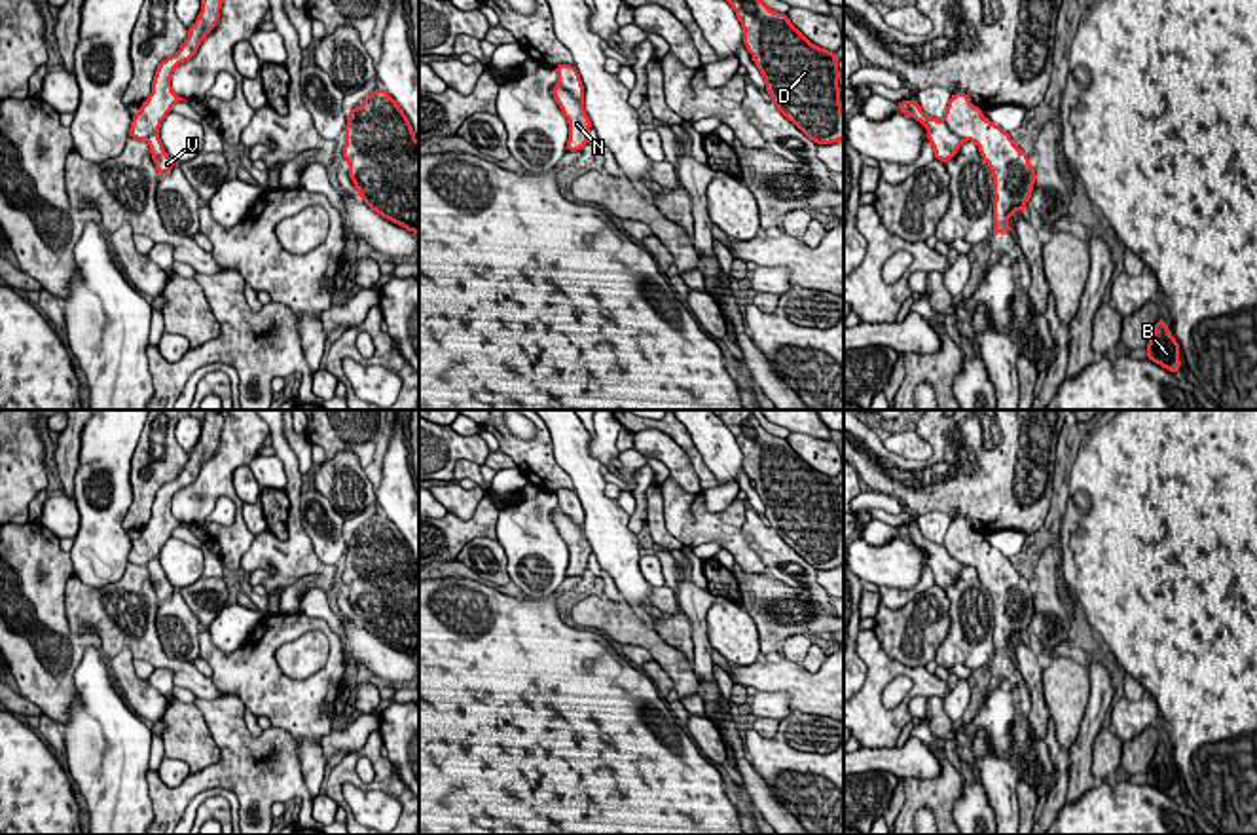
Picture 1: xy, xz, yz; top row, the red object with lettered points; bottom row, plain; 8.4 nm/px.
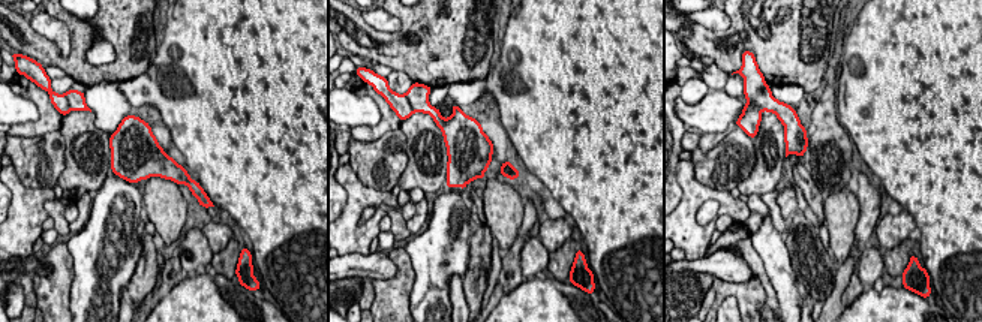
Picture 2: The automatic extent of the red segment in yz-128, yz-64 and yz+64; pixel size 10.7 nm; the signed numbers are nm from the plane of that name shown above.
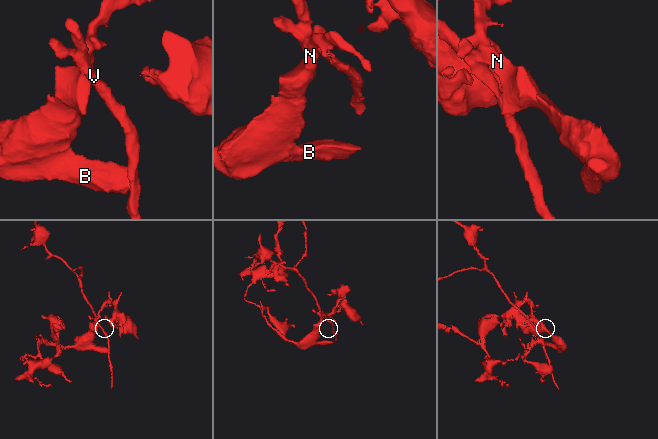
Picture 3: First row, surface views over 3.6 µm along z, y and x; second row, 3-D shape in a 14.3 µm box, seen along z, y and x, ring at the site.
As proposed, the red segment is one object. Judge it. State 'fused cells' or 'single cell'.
fused cells

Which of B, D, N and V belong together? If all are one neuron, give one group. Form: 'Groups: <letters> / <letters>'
Groups: B D N / V

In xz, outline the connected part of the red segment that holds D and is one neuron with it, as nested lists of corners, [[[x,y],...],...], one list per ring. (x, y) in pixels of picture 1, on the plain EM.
[[[713,410],[736,436],[743,454],[743,471],[755,482],[770,526],[815,569],[844,566],[840,529],[840,495],[836,478],[811,469],[787,442],[770,435],[751,410]]]

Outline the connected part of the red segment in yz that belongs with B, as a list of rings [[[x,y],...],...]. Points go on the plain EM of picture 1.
[[[1158,742],[1145,774],[1147,774],[1147,786],[1160,789],[1162,793],[1166,793],[1172,799],[1181,795],[1181,786],[1179,786],[1181,772],[1179,772],[1177,765],[1172,761],[1172,757],[1162,742]]]

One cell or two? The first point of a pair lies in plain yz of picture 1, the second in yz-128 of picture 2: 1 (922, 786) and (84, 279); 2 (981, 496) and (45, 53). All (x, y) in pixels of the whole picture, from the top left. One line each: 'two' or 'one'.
1: two
2: one

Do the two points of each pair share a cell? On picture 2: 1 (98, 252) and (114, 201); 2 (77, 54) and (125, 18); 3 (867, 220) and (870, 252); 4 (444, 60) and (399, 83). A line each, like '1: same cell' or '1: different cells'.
1: same cell
2: same cell
3: different cells
4: different cells

